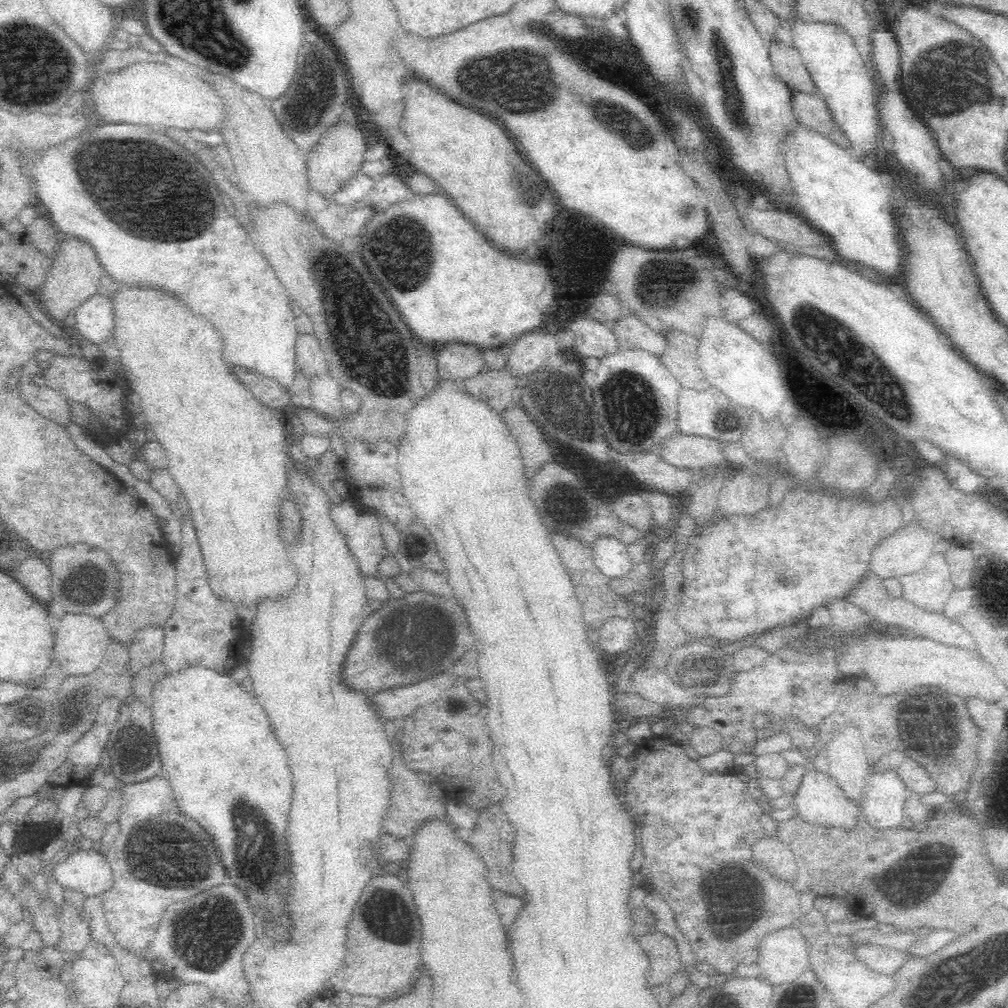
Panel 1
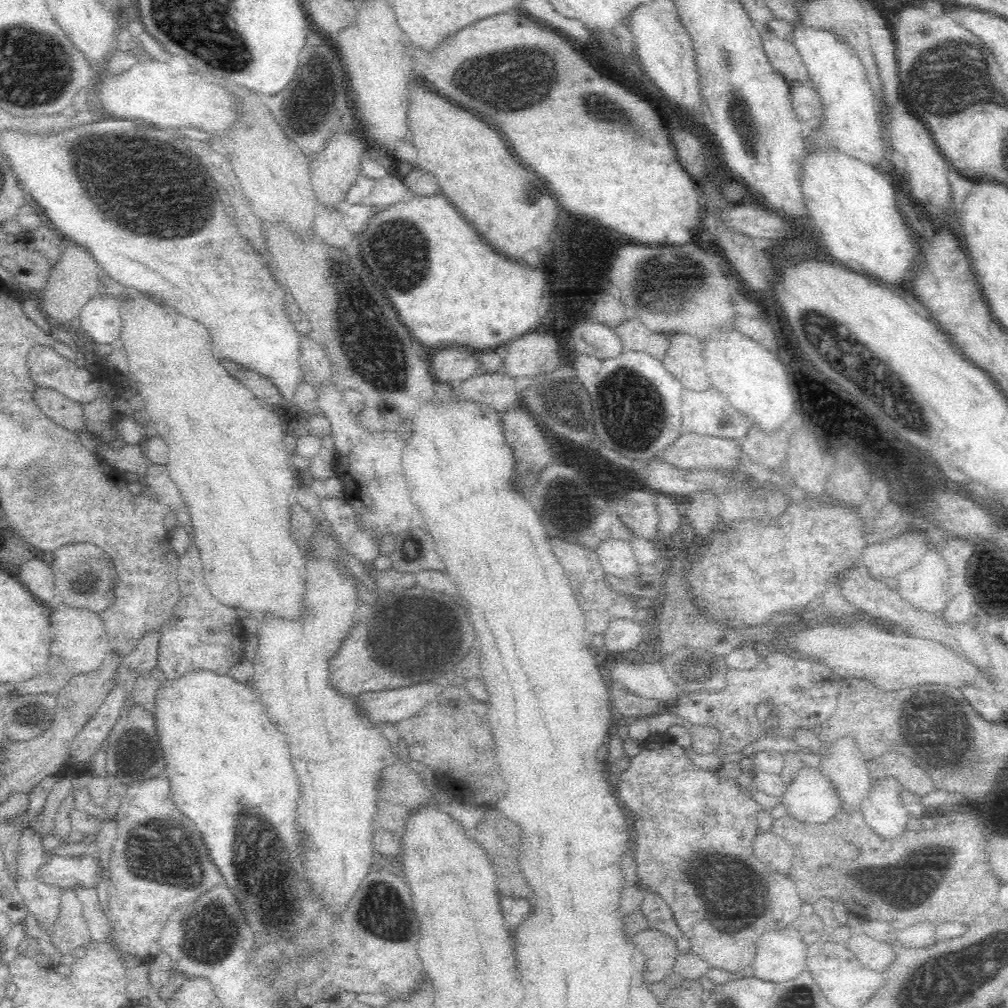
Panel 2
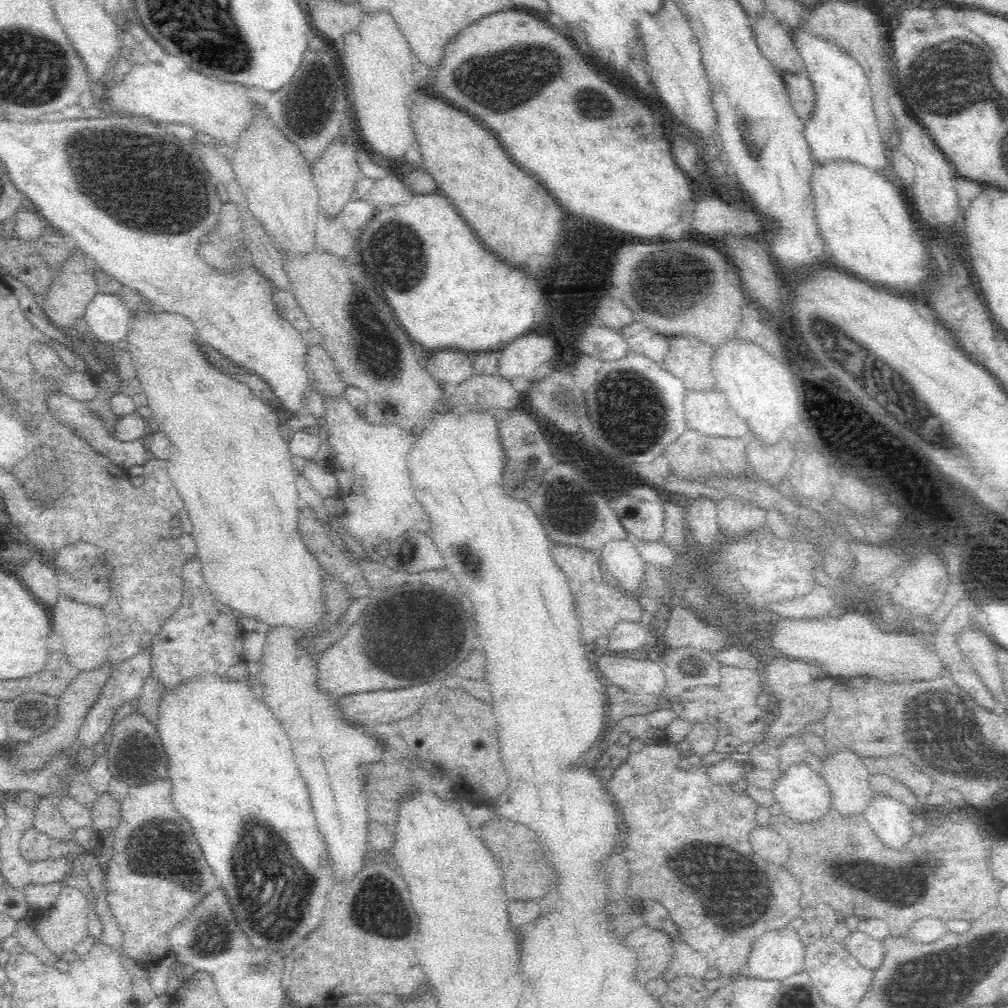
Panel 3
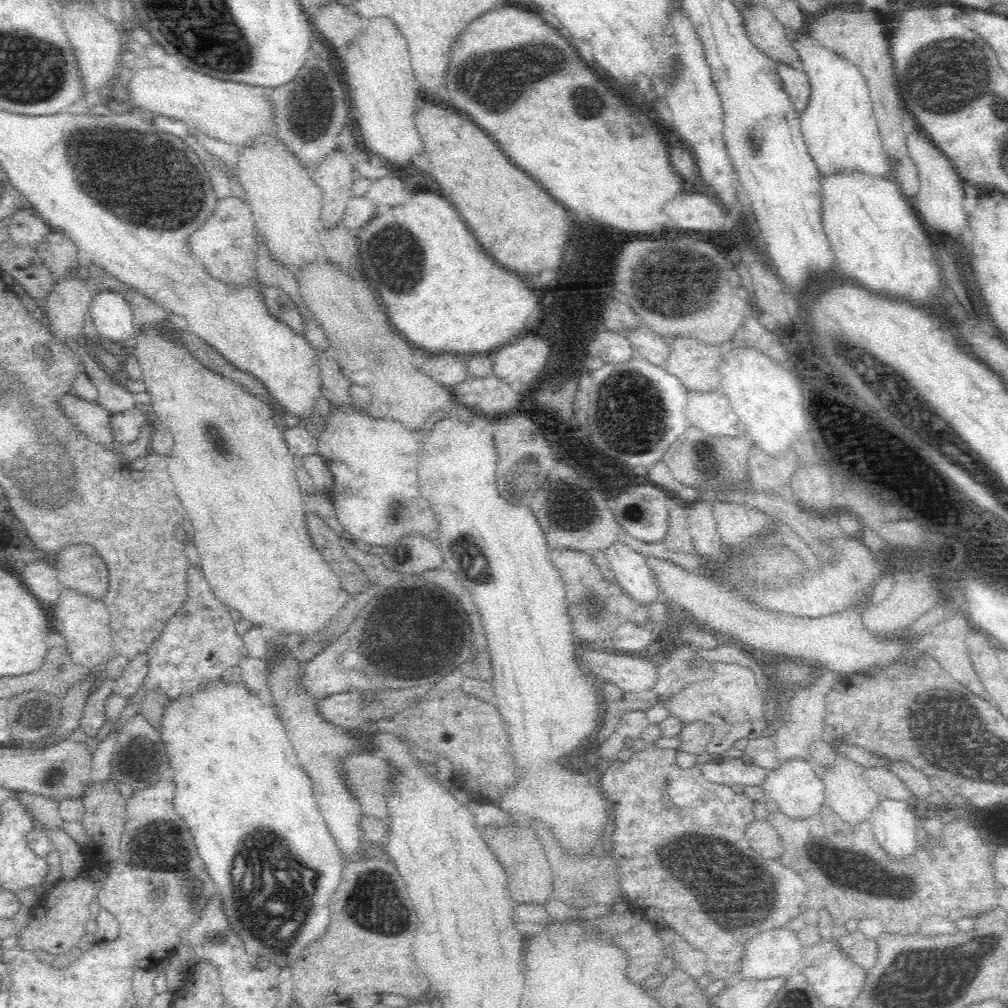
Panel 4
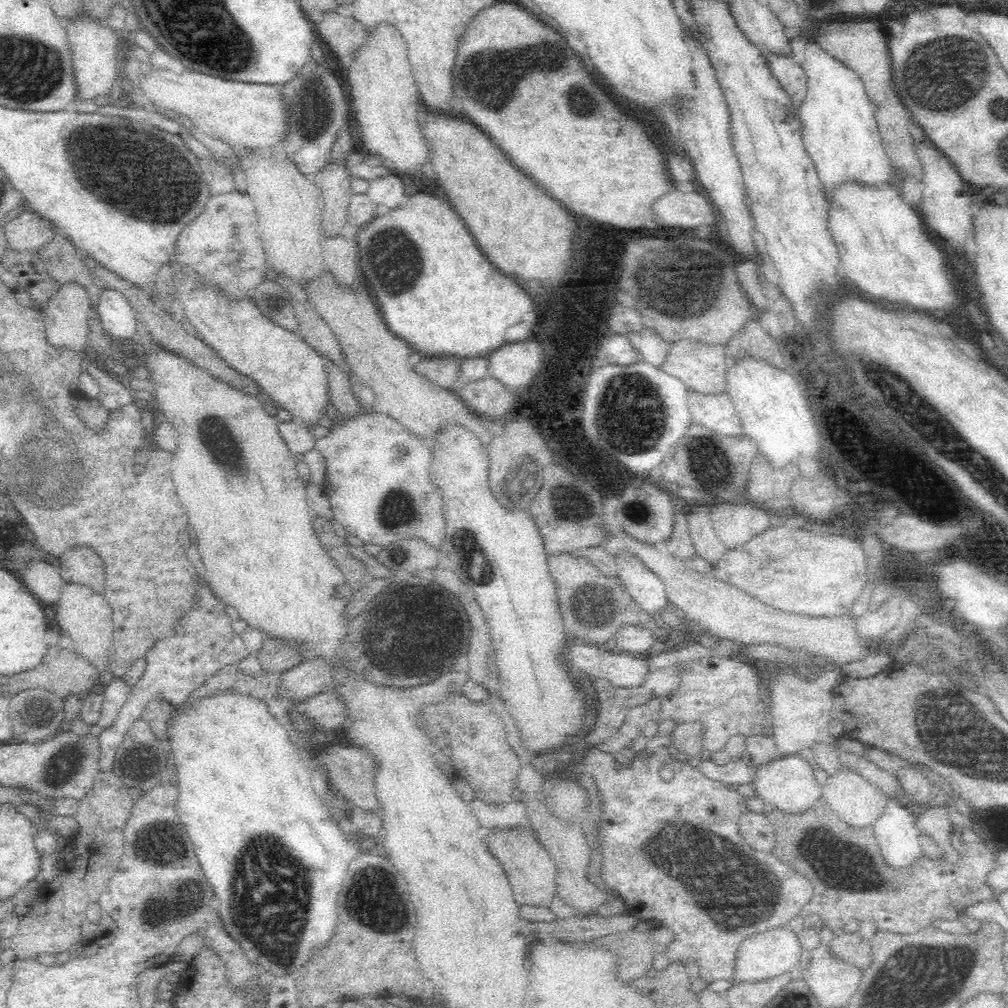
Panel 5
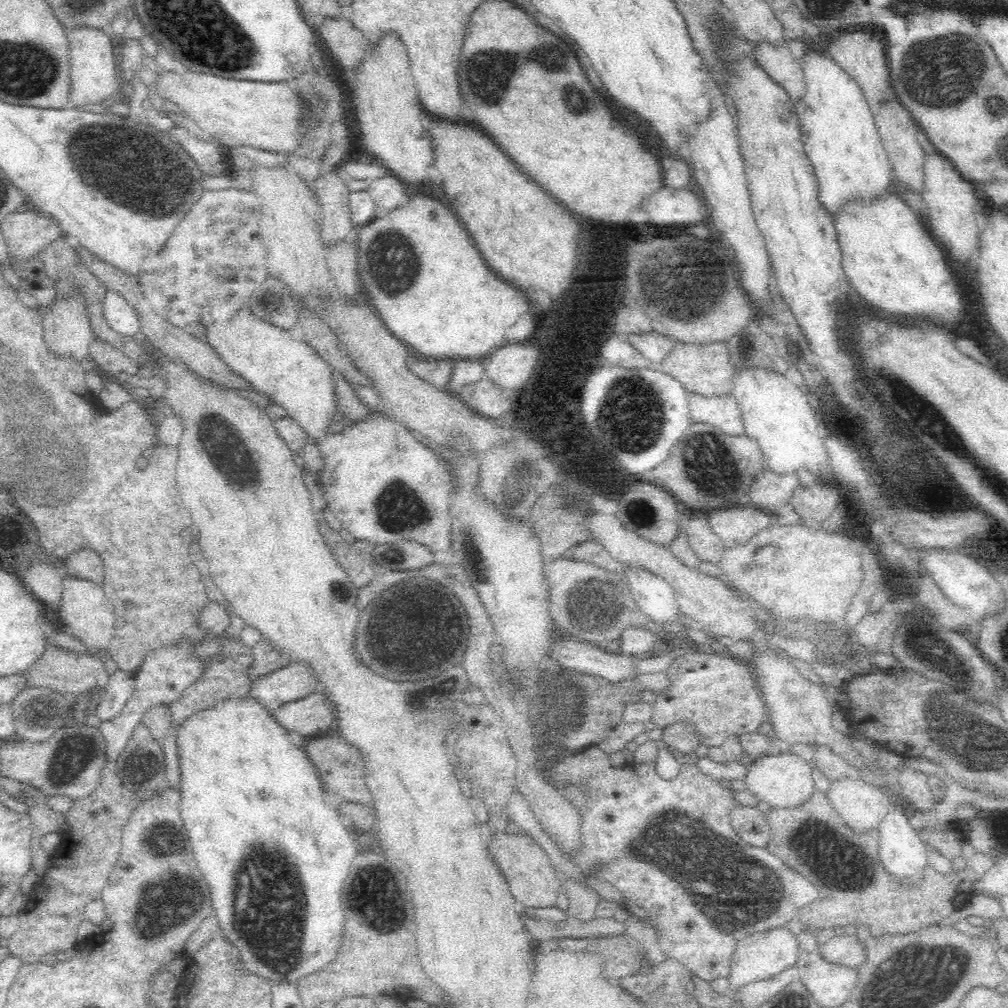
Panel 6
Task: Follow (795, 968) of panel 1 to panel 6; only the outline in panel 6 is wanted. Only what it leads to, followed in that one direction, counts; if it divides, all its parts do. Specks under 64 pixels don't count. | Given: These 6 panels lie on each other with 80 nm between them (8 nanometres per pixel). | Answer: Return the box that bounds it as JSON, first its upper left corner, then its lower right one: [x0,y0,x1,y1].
[728,928,798,991]

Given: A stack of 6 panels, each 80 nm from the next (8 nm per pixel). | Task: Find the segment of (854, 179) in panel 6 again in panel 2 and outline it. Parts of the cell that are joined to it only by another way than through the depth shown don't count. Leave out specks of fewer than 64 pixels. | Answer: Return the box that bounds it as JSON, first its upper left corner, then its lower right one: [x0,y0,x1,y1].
[790,21,888,162]

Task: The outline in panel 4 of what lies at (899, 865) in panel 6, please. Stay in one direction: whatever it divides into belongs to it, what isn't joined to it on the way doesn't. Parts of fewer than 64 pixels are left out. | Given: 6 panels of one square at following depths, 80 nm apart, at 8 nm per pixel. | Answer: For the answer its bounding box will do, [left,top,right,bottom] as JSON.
[870,800,914,856]

